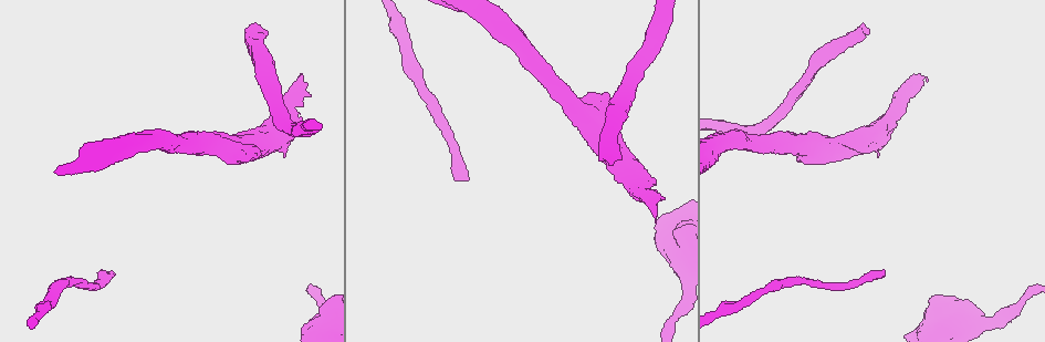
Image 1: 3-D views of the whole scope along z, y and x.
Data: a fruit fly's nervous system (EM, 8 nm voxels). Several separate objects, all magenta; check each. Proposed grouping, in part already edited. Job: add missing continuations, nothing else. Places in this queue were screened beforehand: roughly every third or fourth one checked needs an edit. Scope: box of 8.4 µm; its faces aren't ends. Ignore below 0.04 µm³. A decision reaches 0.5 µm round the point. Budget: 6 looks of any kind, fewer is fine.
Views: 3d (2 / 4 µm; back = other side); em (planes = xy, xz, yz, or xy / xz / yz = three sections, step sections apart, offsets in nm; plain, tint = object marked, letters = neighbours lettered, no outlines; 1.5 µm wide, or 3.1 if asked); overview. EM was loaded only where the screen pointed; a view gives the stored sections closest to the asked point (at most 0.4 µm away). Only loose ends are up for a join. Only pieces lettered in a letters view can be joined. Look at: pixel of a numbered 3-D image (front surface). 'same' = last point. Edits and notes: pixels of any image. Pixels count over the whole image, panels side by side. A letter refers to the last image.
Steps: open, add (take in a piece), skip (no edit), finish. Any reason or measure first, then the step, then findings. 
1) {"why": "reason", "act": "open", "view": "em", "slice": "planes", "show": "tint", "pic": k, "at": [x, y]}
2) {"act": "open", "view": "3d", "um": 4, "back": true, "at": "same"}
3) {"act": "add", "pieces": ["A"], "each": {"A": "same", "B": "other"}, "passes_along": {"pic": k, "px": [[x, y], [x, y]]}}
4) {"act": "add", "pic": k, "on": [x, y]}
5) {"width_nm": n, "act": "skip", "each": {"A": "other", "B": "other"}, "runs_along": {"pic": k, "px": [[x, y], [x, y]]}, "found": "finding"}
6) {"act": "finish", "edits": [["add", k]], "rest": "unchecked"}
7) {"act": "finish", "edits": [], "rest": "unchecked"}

{"why": "free end", "act": "open", "view": "em", "slice": "planes", "show": "letters", "pic": 1, "at": [884, 274]}

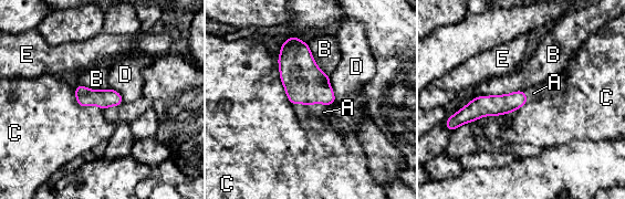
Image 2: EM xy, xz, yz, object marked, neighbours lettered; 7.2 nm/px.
{"act": "add", "pieces": ["A"], "each": {"A": "same", "B": "other", "C": "other", "D": "other", "E": "other"}, "found": "it goes on there"}

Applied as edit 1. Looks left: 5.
{"why": "redraw", "act": "open", "view": "overview"}

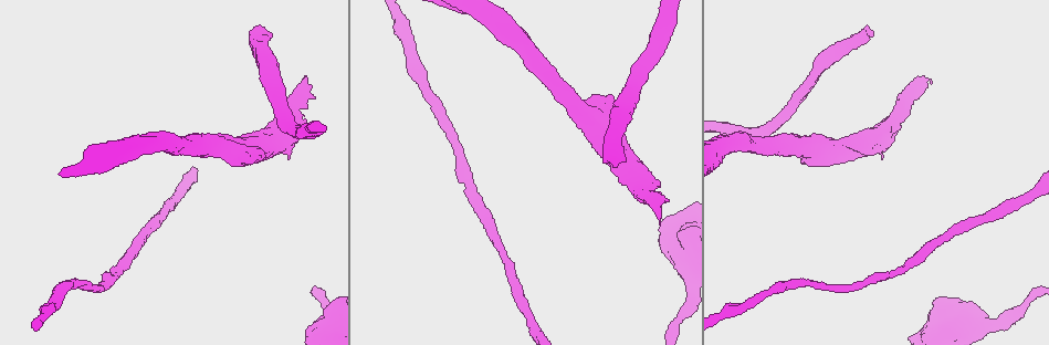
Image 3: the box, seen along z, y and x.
{"why": "thick end", "act": "open", "view": "3d", "um": 2, "pic": 3, "at": [610, 94]}

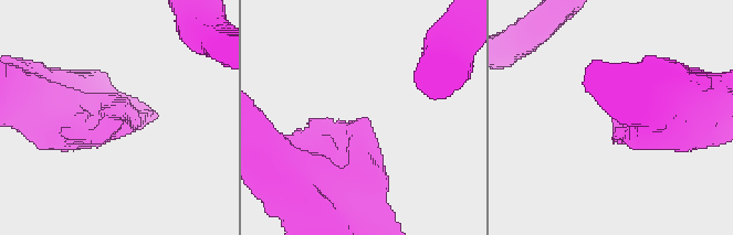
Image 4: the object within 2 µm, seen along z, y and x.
{"why": "now the EM", "act": "open", "view": "em", "slice": "planes", "show": "plain", "pic": 4, "at": [362, 118]}

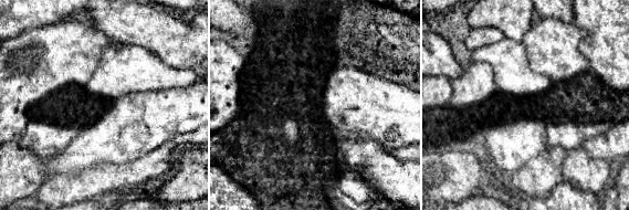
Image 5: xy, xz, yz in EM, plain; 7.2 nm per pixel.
{"act": "open", "view": "em", "slice": "planes", "show": "letters", "at": "same"}

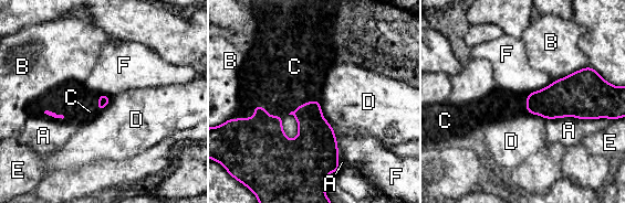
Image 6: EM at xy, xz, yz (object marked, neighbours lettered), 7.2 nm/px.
{"act": "add", "pieces": ["C"], "each": {"A": "other", "B": "other", "C": "same", "D": "other", "E": "other", "F": "other"}, "found": "the neuron continues"}

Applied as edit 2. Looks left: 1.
{"act": "finish", "edits": [["add", 2], ["add", 6]], "rest": "unchecked"}

